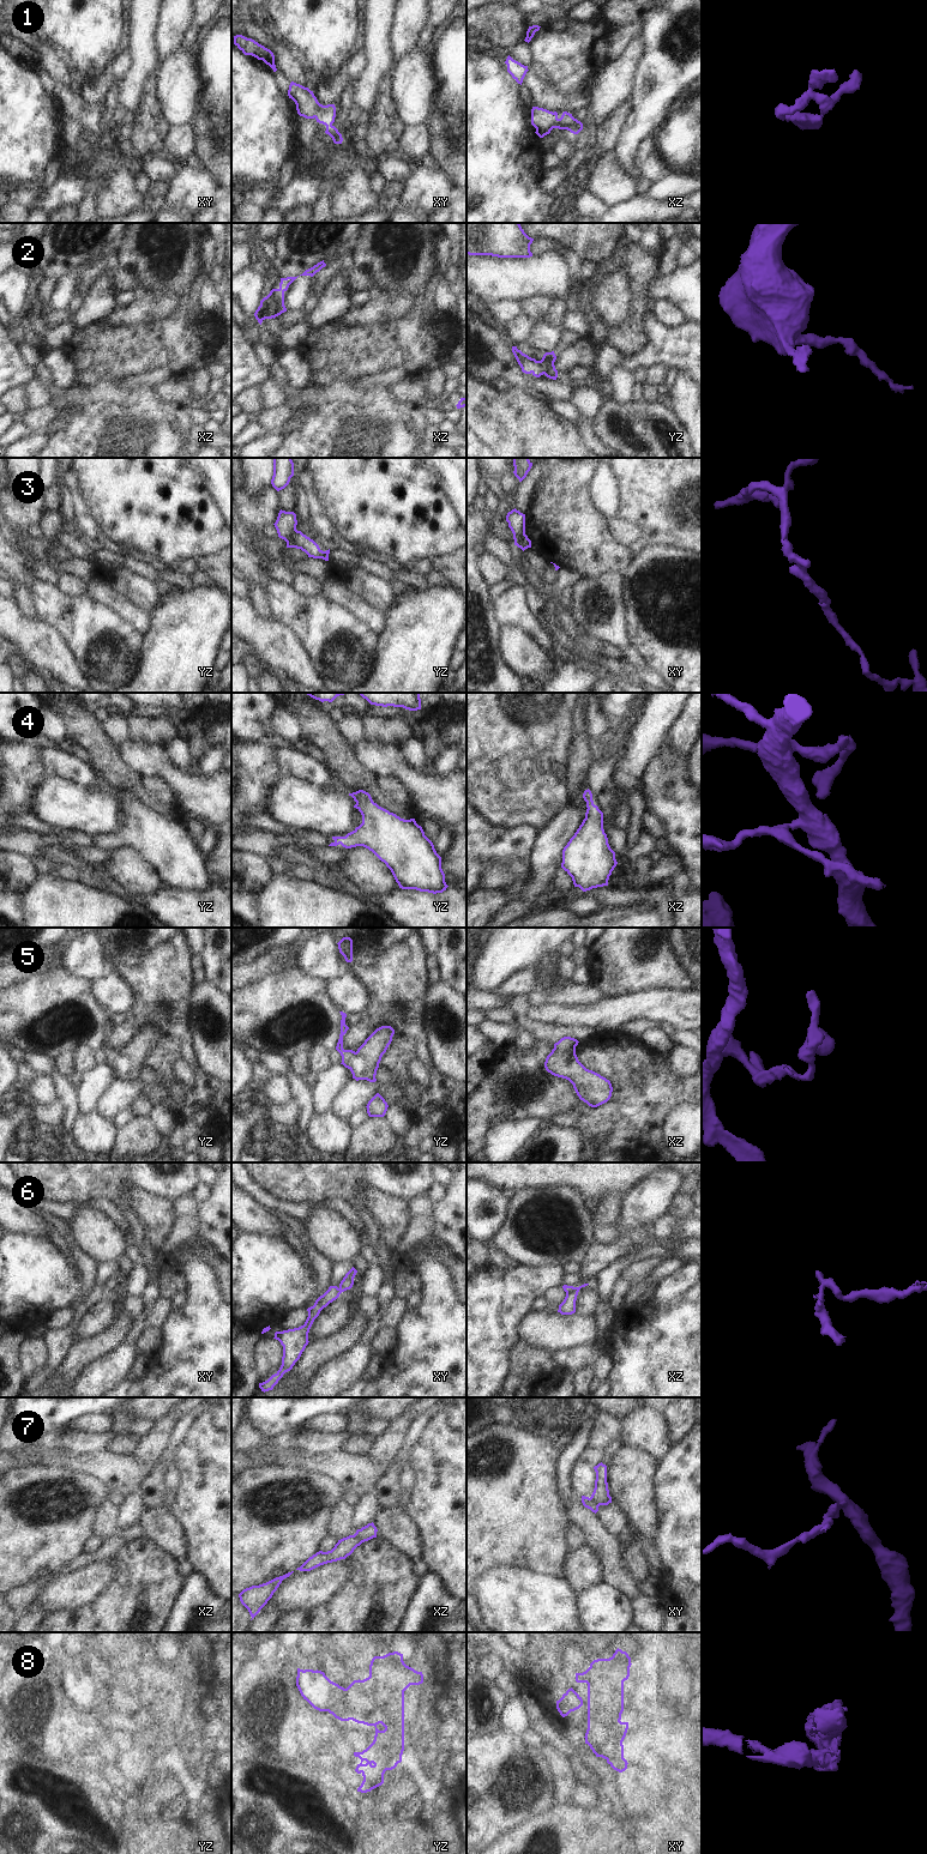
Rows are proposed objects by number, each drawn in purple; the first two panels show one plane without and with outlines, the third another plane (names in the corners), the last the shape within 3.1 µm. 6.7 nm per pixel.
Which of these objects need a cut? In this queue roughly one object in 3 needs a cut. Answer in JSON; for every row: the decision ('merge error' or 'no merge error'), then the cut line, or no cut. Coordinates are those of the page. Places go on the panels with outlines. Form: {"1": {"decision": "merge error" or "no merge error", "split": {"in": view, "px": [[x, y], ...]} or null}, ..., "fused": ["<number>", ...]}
{"1": {"decision": "no merge error", "split": null}, "2": {"decision": "no merge error", "split": null}, "3": {"decision": "merge error", "split": {"in": "yz", "px": [[295, 529], [287, 542]]}}, "4": {"decision": "no merge error", "split": null}, "5": {"decision": "no merge error", "split": null}, "6": {"decision": "merge error", "split": {"in": "xy", "px": [[338, 1288], [341, 1292]]}}, "7": {"decision": "merge error", "split": {"in": "xz", "px": [[354, 1534], [363, 1541]]}}, "8": {"decision": "merge error", "split": {"in": "yz", "px": [[374, 1739], [380, 1740], [401, 1757]]}}, "fused": ["3", "6", "7", "8"]}

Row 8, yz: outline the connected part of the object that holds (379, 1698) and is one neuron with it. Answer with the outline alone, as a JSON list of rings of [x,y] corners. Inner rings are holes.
[[[389,1653],[374,1656],[369,1665],[369,1677],[354,1680],[347,1689],[331,1681],[324,1672],[297,1668],[296,1686],[314,1709],[329,1711],[341,1721],[353,1720],[357,1723],[375,1727],[375,1741],[383,1741],[384,1749],[392,1749],[402,1757],[404,1751],[404,1691],[410,1685],[423,1683],[422,1672],[407,1666],[403,1654]]]

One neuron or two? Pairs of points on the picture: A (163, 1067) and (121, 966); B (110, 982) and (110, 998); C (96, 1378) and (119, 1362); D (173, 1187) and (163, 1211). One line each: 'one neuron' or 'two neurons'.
A: one neuron
B: one neuron
C: one neuron
D: two neurons

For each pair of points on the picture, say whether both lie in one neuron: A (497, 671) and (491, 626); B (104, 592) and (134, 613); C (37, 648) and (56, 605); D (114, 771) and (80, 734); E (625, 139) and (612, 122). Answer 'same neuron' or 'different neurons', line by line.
A: same neuron
B: same neuron
C: different neurons
D: same neuron
E: different neurons

